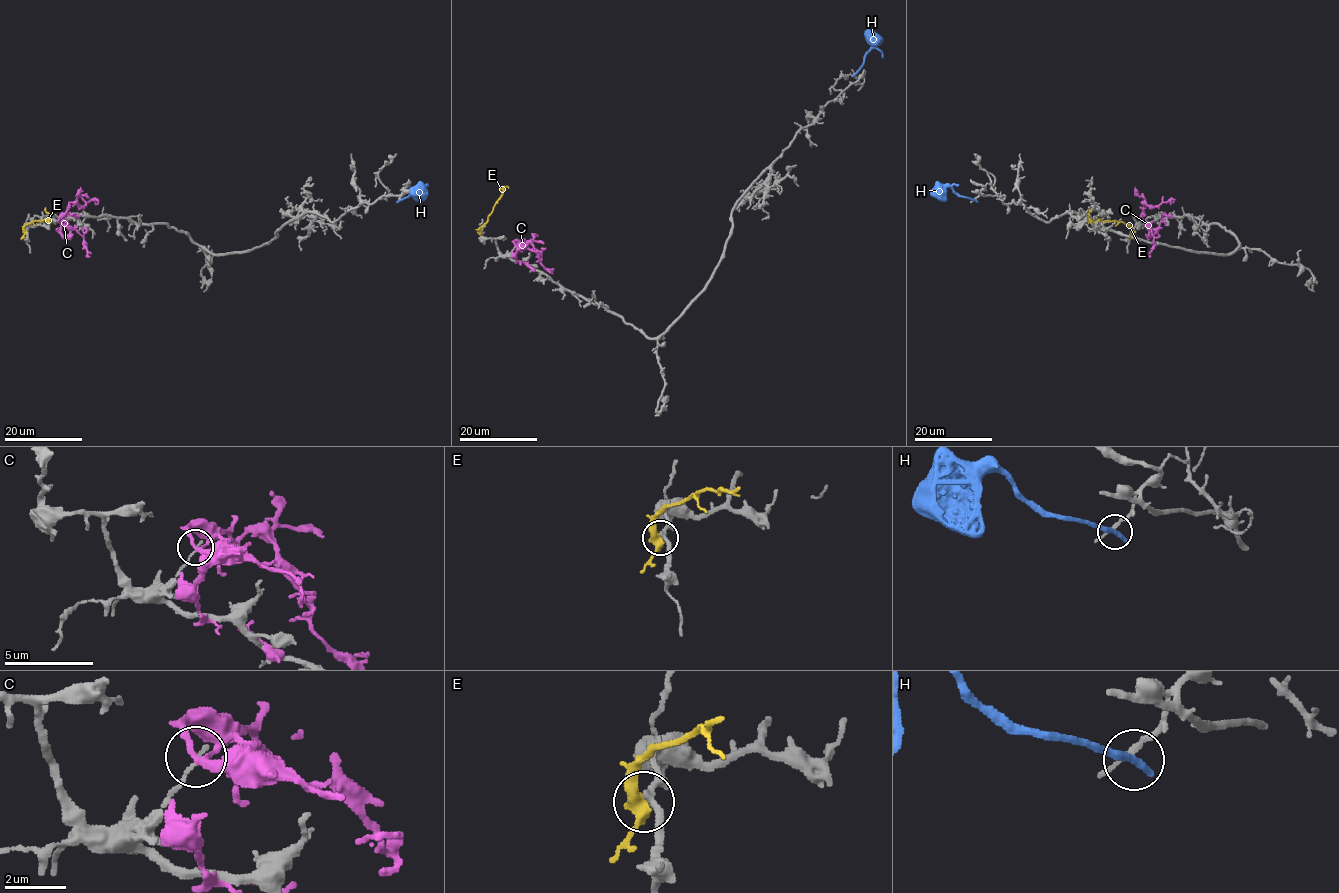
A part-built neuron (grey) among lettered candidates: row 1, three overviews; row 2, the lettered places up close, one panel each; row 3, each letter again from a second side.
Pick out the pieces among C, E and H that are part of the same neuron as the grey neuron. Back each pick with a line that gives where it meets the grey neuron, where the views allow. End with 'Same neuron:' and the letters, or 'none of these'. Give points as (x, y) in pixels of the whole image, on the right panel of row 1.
Same neuron: none of these

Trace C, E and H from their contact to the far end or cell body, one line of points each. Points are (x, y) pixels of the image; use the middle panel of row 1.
C: (515, 245), (513, 241), (529, 242), (541, 263), (550, 269)
E: (480, 231), (505, 187), (500, 189)
H: (855, 74), (871, 48), (871, 33), (868, 29)

